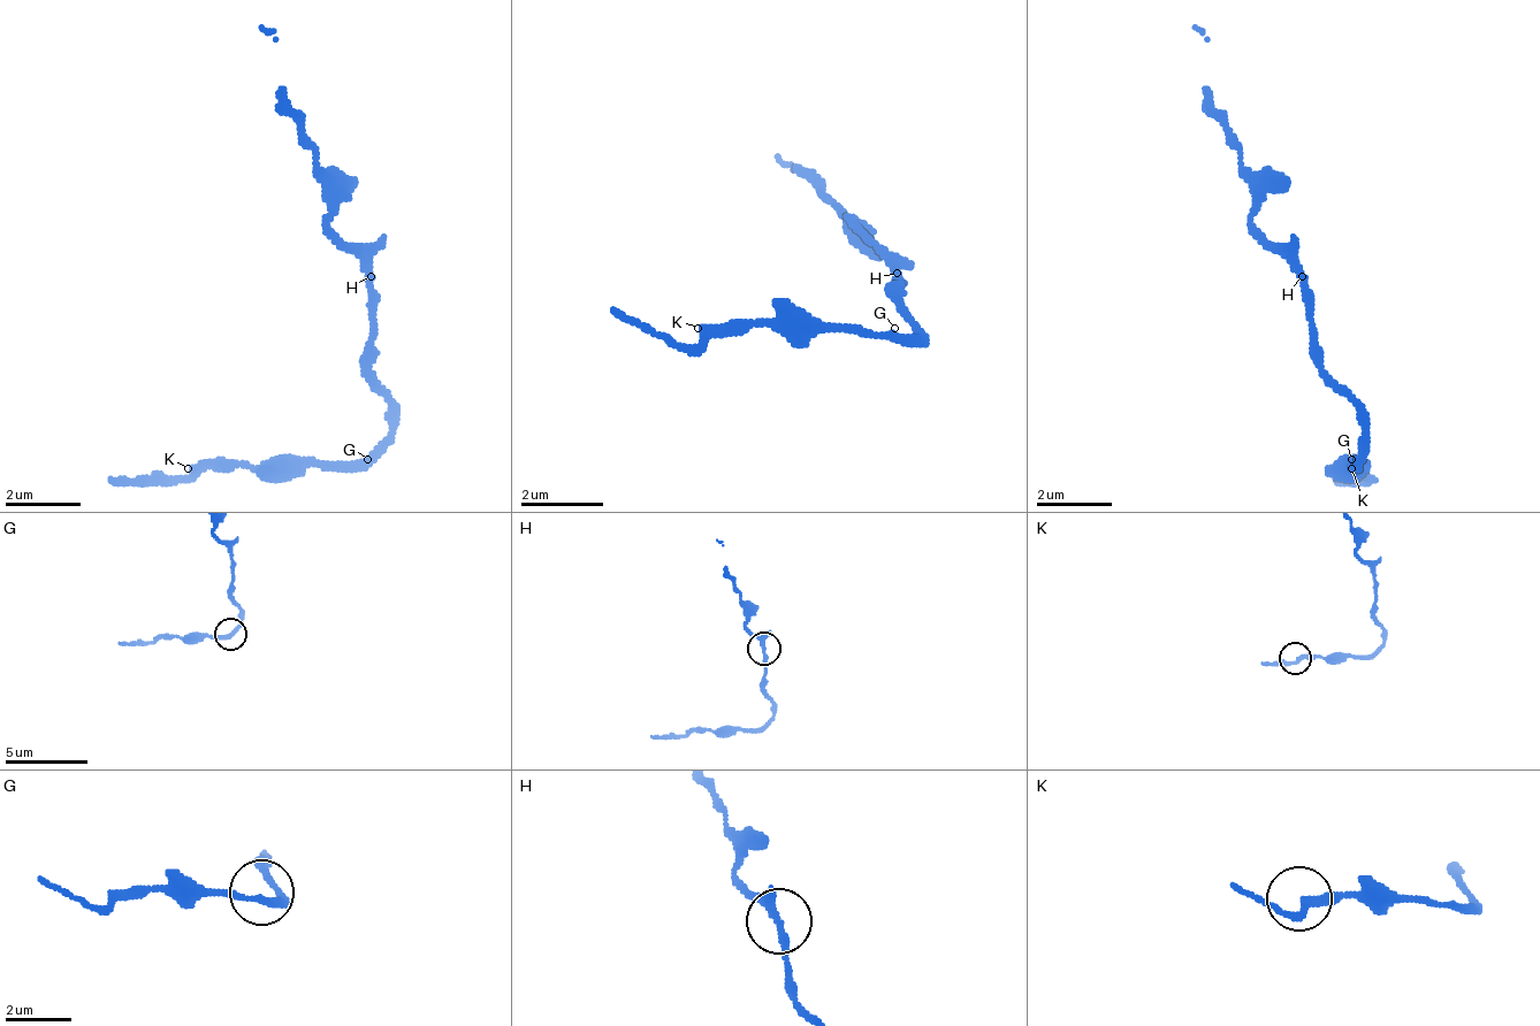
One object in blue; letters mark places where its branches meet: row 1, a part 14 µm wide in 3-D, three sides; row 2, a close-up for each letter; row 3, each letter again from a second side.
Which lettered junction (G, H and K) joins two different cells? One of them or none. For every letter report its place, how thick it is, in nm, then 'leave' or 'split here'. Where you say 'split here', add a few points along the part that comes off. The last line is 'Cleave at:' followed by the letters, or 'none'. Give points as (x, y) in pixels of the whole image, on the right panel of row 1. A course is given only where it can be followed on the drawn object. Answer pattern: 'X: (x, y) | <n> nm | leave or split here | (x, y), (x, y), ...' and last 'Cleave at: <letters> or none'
G: (1351, 459) | 200 nm | leave
H: (1302, 276) | 240 nm | leave
K: (1351, 468) | 240 nm | leave
Cleave at: none

